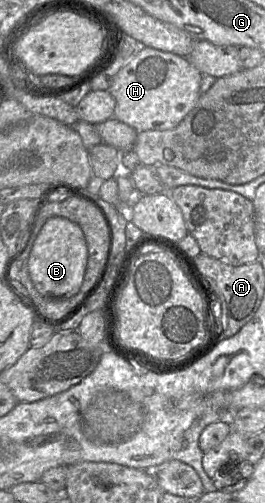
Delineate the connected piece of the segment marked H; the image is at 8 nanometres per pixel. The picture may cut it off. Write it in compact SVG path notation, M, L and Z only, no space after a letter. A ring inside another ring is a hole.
M145 47L119 70L108 89L116 102L114 118L134 128L137 132L173 129L196 106L202 95L200 91L202 77L201 72L186 57Z

